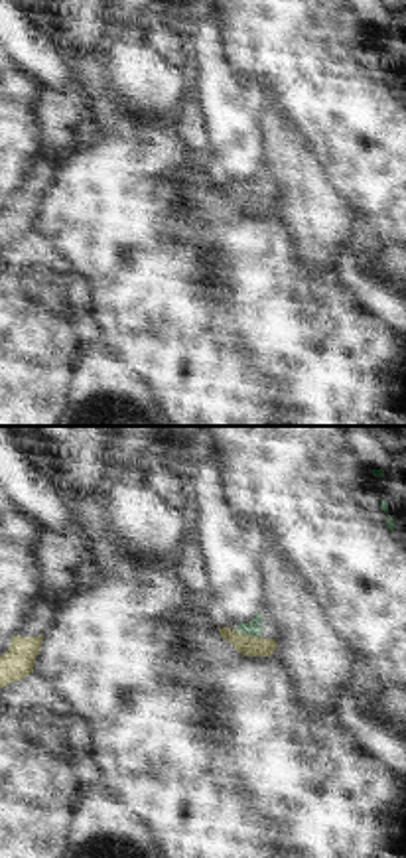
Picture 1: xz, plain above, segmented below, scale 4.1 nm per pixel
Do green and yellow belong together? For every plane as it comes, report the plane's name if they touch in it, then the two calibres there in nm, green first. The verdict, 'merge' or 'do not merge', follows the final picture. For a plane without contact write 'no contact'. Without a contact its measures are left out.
meets green in xz; 70 nm thick on the green side, 90 nm on the other

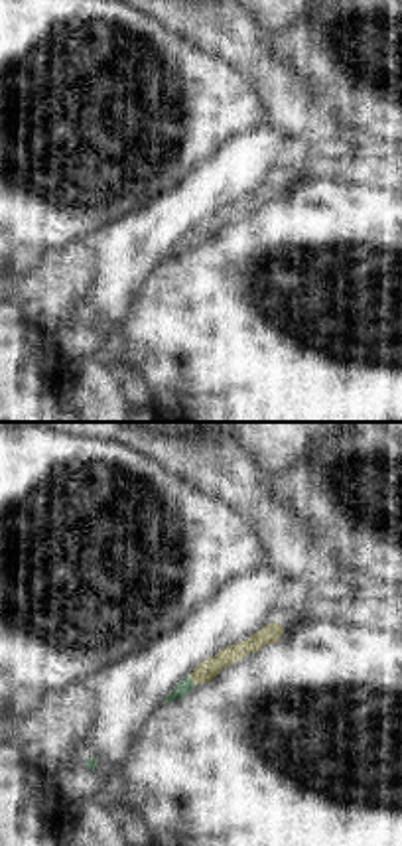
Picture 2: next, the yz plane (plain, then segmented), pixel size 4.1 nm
meets green in yz; 70 nm thick on the green side, 80 nm on the other

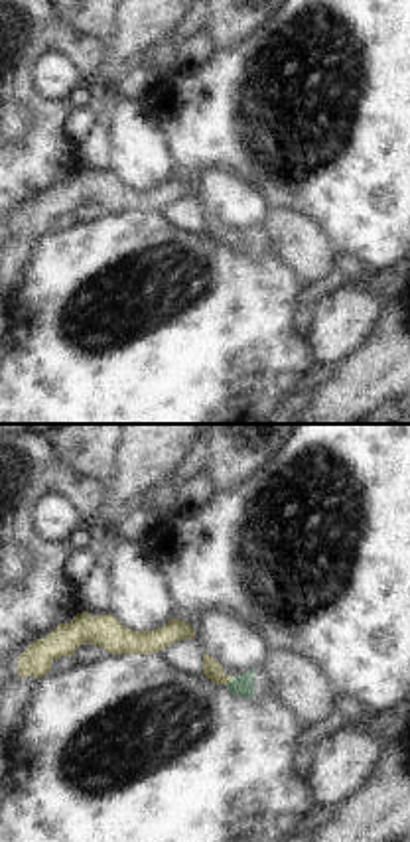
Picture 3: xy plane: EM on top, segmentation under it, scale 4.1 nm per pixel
meets green in xy; 90 nm thick on the green side, 80 nm on the other

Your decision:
merge

